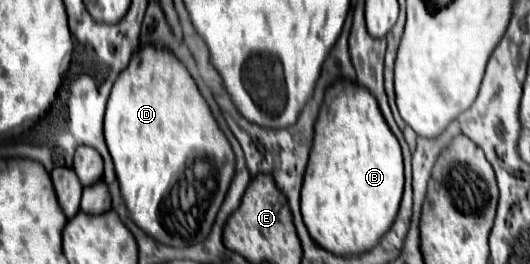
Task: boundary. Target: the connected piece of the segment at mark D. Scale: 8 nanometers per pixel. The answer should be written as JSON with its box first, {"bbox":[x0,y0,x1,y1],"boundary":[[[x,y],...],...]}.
{"bbox":[104,44,236,248],"boundary":[[[146,44],[134,52],[112,86],[104,118],[104,136],[132,220],[166,246],[180,248],[206,240],[234,178],[236,156],[188,68],[168,48],[156,50],[152,44]]]}

